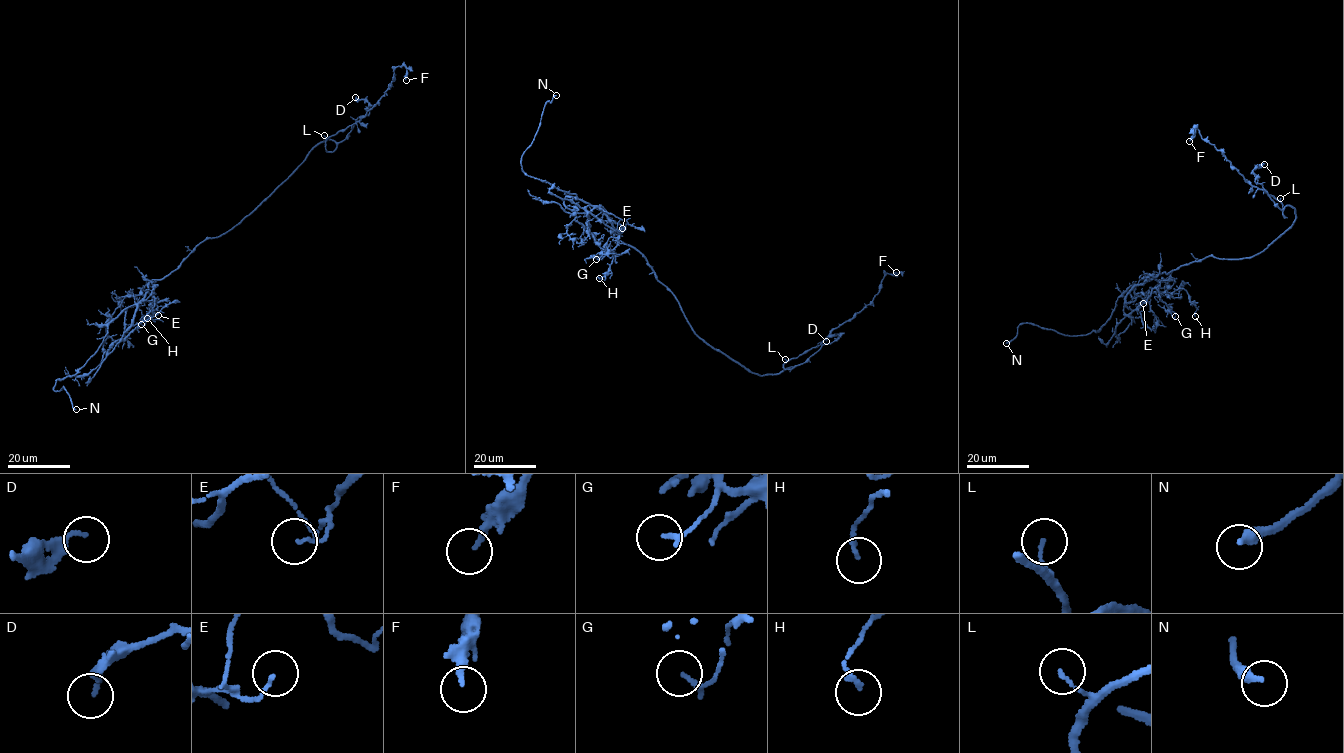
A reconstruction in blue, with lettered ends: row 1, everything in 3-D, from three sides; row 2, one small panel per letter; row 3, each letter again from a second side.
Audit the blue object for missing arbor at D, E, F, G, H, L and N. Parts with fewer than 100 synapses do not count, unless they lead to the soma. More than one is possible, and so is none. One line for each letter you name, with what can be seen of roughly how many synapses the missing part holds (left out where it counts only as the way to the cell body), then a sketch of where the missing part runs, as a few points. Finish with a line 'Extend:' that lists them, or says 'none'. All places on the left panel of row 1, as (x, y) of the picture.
Extend: N

